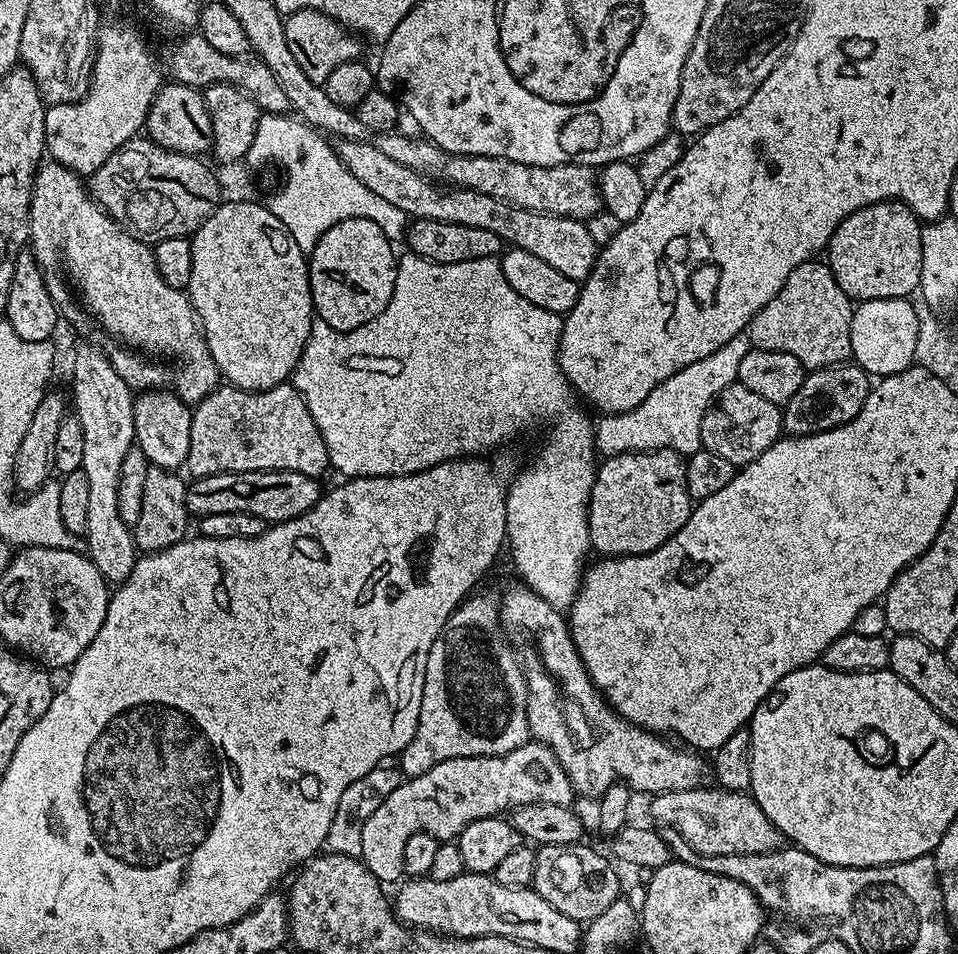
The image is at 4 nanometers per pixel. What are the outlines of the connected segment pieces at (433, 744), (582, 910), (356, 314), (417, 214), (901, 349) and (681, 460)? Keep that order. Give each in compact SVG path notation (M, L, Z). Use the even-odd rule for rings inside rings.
M469 595L468 599L453 612L451 622L440 631L434 646L430 646L422 682L422 706L418 714L416 733L398 757L398 767L405 777L426 774L426 770L450 758L501 756L529 743L530 725L525 673L520 673L520 664L512 657L510 649L497 650L496 664L492 661L491 654L484 649L484 644L480 640L486 639L488 632L501 627L500 605L488 596L476 595Z
M584 842L542 844L535 849L535 853L536 865L530 886L542 894L542 898L546 898L546 902L550 902L558 914L566 914L566 918L592 921L622 896L620 876L612 869L613 861L607 855L604 857L602 853L587 848Z
M348 218L326 230L307 257L315 315L334 330L353 332L359 324L382 314L392 297L396 277L398 252L392 248L393 241L370 218Z
M340 140L337 145L334 148L336 155L357 183L371 193L378 194L379 198L390 202L390 205L398 206L409 218L458 222L458 226L478 226L482 230L491 230L498 234L500 241L507 242L511 247L538 254L542 262L554 266L554 270L566 274L566 278L583 282L592 275L598 245L594 238L590 238L590 230L585 221L514 208L498 198L490 198L490 194L482 194L472 188L456 186L448 190L452 192L439 192L436 189L439 187L428 177L418 175L410 170L410 166L402 166L402 162L393 162L368 140Z
M872 299L861 301L852 312L850 344L853 361L874 378L893 376L915 361L918 318L909 299Z
M659 448L653 452L623 452L607 457L597 467L596 481L588 503L588 542L600 551L601 557L641 556L658 546L662 546L690 518L694 501L687 490L687 466L685 457L669 448Z

